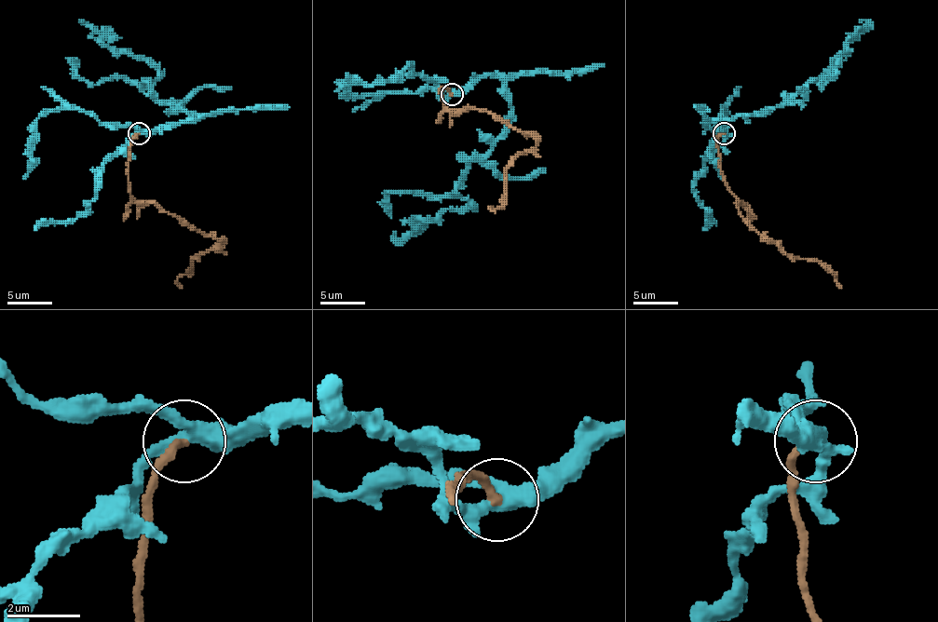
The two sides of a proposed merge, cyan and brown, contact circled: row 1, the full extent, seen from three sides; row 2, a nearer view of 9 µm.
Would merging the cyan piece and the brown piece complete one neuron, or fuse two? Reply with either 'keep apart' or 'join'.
keep apart

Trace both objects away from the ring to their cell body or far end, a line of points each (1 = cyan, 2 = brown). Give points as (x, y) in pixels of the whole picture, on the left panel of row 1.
1: (140, 134), (153, 134), (197, 115), (162, 104), (143, 82), (157, 74), (143, 60), (110, 47), (81, 22)
2: (140, 134), (130, 147), (129, 192), (222, 243), (193, 259), (193, 268), (177, 279), (182, 288)

